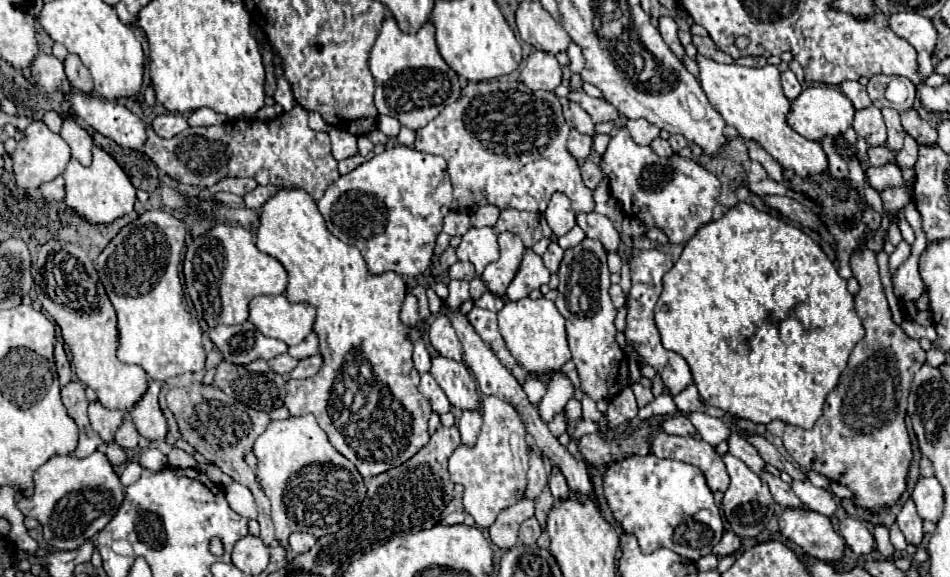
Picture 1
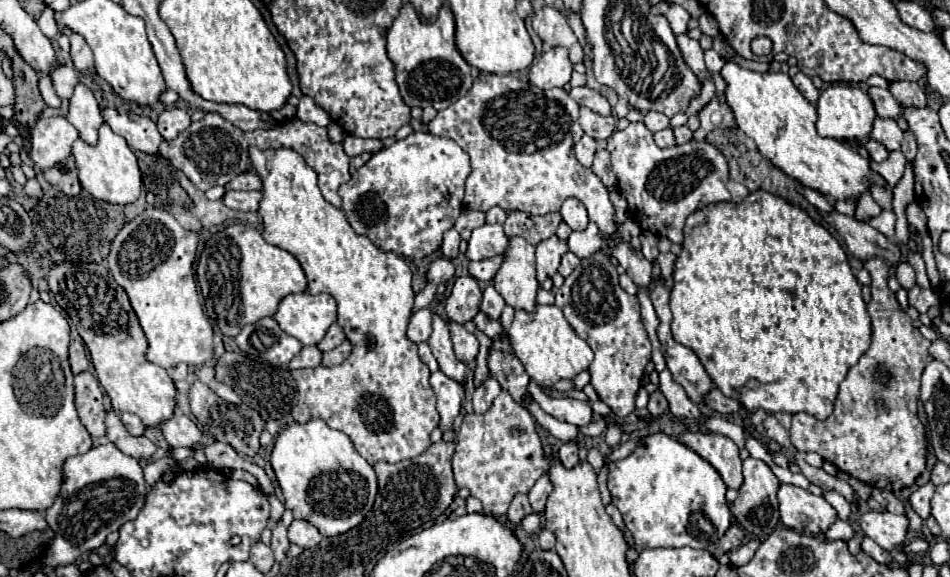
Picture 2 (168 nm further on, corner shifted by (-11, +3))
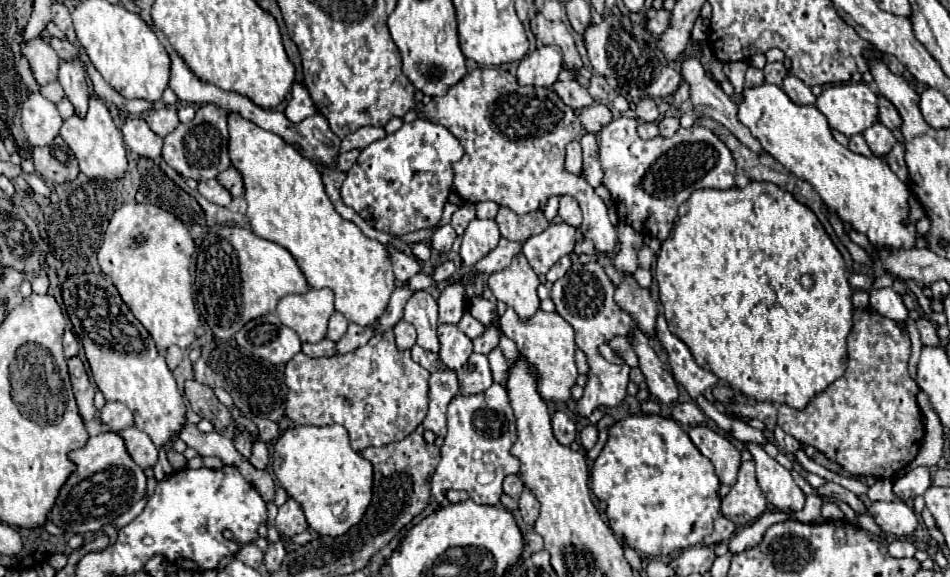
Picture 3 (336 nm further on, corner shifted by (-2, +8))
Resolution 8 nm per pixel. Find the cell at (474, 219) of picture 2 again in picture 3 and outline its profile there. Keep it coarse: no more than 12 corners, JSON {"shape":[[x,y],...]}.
{"shape":[[464,203],[450,225],[458,235],[464,233],[468,223],[476,217],[476,207]]}

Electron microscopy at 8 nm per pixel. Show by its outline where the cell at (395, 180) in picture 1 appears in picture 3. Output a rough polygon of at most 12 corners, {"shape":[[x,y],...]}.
{"shape":[[428,119],[360,151],[340,195],[394,237],[438,225],[460,141]]}

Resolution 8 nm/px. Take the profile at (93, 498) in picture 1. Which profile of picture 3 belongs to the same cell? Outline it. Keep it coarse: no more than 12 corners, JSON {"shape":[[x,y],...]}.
{"shape":[[114,431],[70,451],[48,519],[100,531],[146,489]]}

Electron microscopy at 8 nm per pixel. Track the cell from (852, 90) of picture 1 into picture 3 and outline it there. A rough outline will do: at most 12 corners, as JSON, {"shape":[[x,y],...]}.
{"shape":[[878,105],[878,119],[888,129],[902,123],[892,105]]}

